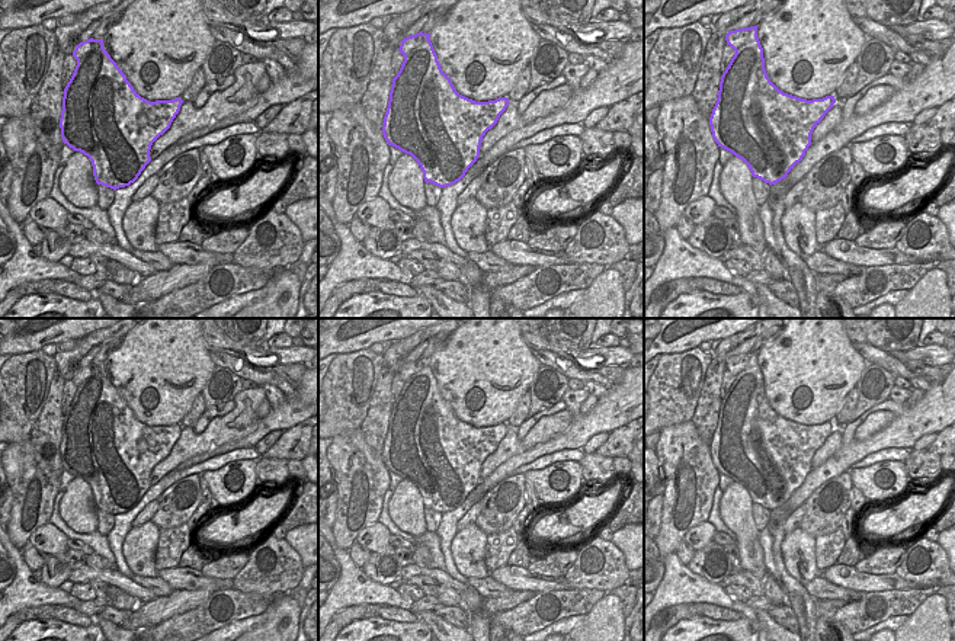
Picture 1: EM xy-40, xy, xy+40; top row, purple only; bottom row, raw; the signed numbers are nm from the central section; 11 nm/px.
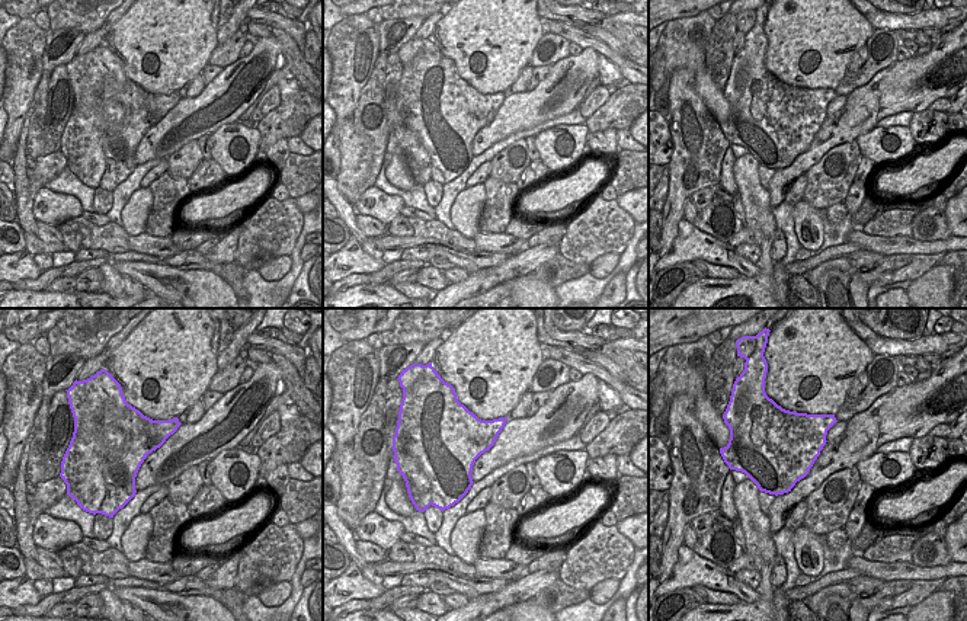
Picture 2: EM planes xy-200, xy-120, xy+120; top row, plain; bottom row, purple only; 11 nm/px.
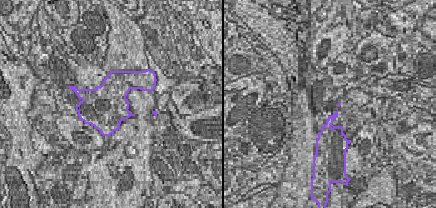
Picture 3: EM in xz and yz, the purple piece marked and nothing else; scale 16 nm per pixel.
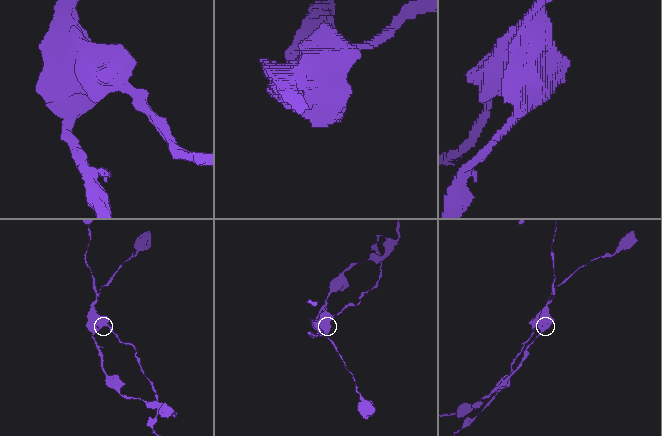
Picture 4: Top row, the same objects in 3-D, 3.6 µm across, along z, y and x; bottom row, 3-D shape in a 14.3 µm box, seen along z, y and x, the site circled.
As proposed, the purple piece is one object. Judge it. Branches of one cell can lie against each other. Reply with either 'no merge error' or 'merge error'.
merge error

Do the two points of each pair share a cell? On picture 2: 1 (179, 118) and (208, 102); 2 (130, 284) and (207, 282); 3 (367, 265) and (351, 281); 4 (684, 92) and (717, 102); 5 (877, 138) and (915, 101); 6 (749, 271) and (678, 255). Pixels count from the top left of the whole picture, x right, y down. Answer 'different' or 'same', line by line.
1: same
2: different
3: different
4: different
5: different
6: same

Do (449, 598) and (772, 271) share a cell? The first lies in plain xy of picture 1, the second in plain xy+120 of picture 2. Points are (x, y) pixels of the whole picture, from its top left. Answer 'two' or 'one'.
two

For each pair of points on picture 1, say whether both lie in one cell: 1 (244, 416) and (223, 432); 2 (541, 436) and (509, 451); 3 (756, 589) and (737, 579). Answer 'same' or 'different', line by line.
1: same
2: same
3: same

